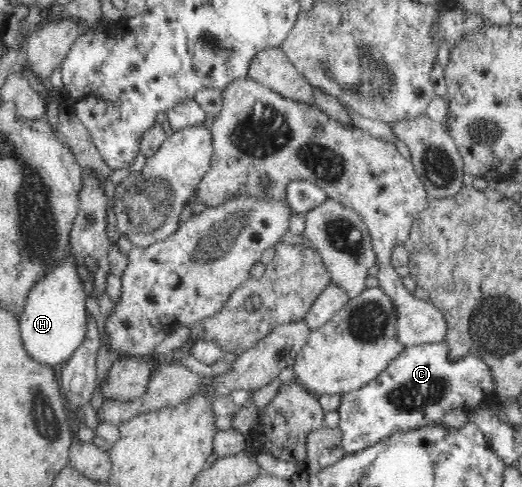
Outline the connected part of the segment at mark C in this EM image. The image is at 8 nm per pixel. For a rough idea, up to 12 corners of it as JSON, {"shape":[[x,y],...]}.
{"shape":[[404,347],[337,409],[347,454],[494,397],[476,356]]}

